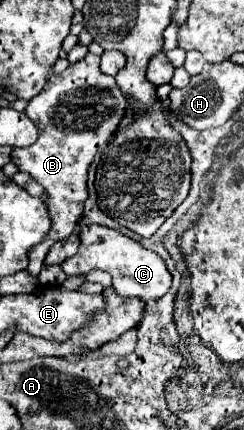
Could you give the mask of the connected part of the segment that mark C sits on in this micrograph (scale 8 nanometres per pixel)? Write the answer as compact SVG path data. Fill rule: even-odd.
M83 224L79 230L79 236L81 236L79 252L61 264L67 276L87 274L93 268L101 268L111 274L113 288L117 294L129 296L129 298L137 296L143 302L157 300L171 288L171 272L167 270L167 264L163 262L163 258L157 252L143 248L139 242L121 234L119 230L99 226L99 224Z

